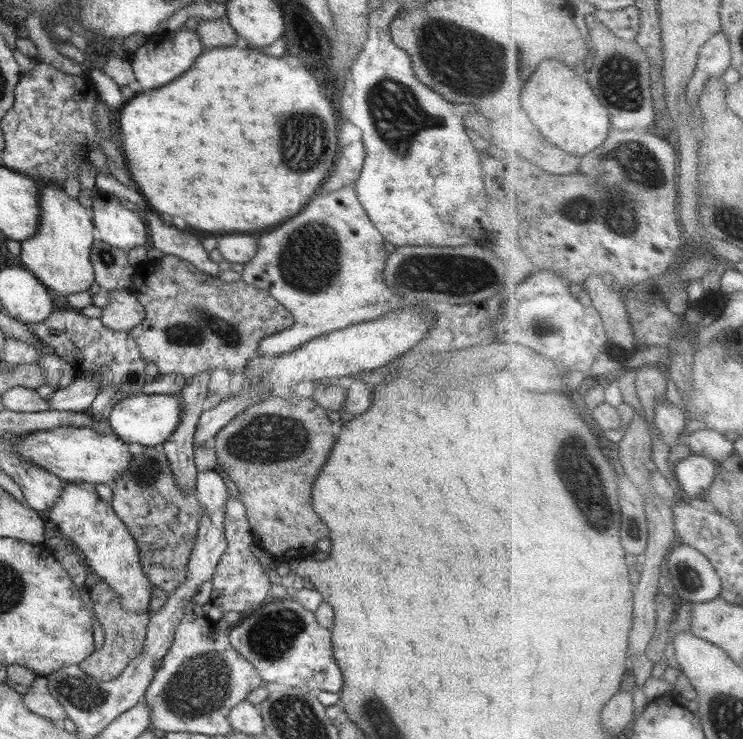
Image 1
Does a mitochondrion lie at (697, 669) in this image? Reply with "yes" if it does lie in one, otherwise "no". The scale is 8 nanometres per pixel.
no

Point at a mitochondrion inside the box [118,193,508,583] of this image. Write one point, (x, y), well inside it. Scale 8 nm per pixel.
(308, 260)

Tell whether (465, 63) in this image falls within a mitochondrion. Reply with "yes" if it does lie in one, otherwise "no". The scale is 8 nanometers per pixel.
yes

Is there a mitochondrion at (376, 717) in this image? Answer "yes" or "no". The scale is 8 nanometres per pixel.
yes

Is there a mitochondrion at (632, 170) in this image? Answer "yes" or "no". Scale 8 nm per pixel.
yes

